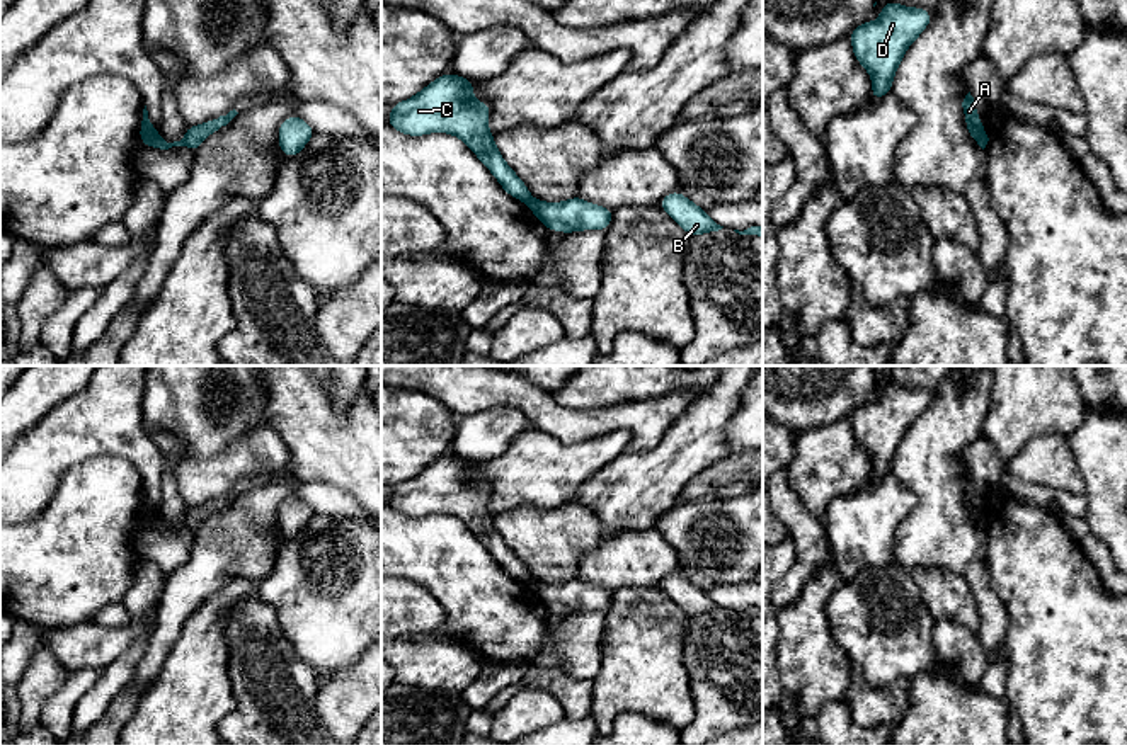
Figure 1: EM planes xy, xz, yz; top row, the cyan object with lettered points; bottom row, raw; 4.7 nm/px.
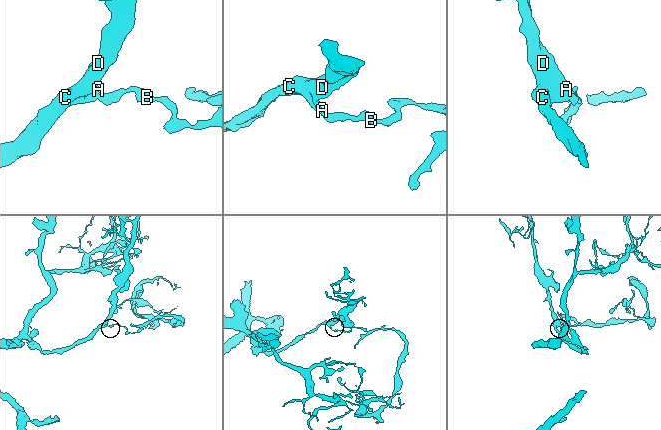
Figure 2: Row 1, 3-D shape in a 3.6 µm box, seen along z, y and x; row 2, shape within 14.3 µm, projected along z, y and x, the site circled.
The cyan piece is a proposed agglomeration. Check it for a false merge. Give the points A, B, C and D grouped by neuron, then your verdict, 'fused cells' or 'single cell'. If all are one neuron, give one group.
A C D / B; fused cells

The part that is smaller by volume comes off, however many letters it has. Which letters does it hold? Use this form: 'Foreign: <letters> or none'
Foreign: B

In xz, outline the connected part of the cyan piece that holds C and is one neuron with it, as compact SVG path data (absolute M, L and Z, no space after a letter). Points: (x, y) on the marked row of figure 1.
M444 73L412 99L392 105L386 122L409 136L451 133L463 139L480 162L494 173L504 191L531 201L529 189L504 162L487 129L490 105L472 99L475 83L455 73Z

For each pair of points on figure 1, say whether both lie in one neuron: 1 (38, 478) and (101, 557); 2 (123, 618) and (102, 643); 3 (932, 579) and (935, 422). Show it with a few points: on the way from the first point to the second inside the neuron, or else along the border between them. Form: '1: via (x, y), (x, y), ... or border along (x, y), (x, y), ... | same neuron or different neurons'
1: border along (77, 463), (65, 472), (48, 504), (22, 521) | different neurons
2: border along (131, 618), (116, 628), (101, 626), (94, 619) | different neurons
3: border along (911, 570), (945, 568), (961, 574) | different neurons

